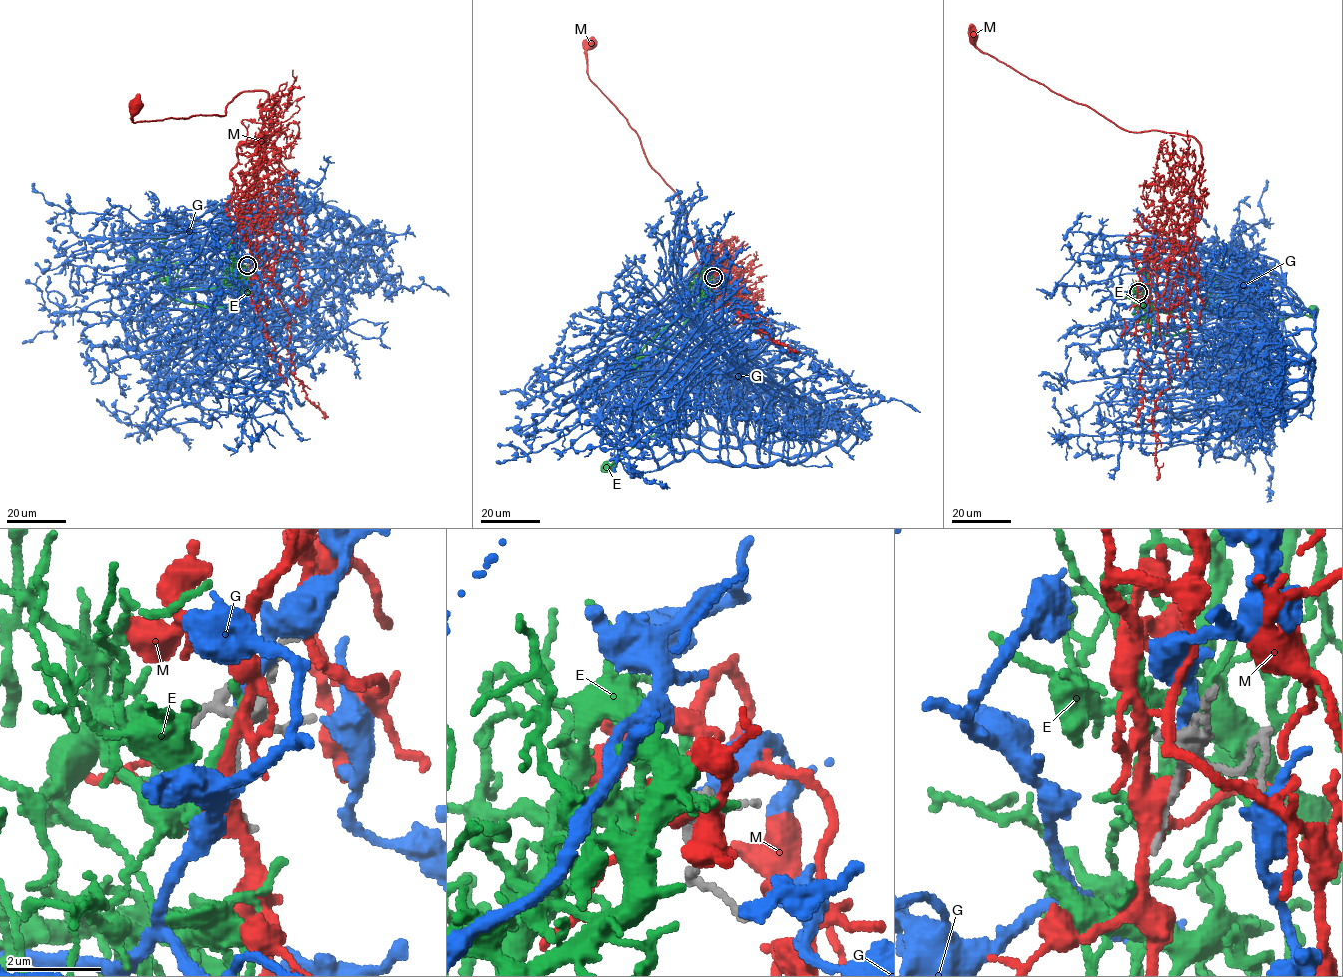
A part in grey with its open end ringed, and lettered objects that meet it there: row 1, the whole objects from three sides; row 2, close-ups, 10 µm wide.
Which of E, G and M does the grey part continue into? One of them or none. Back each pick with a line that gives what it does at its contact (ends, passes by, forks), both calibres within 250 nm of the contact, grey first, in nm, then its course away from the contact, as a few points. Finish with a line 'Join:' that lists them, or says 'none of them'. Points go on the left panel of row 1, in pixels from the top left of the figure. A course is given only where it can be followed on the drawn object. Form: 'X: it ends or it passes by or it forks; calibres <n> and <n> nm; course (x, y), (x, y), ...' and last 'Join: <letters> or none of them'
Join: none of them

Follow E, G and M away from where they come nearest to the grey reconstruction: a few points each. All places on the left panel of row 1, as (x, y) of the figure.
E: (248, 266), (238, 268), (231, 284), (175, 289), (168, 283), (186, 263), (134, 263)
G: (249, 264), (250, 237), (224, 245), (287, 217), (321, 340), (223, 444)
M: (248, 266), (226, 202), (266, 92), (240, 93), (223, 116), (136, 123), (136, 106)

